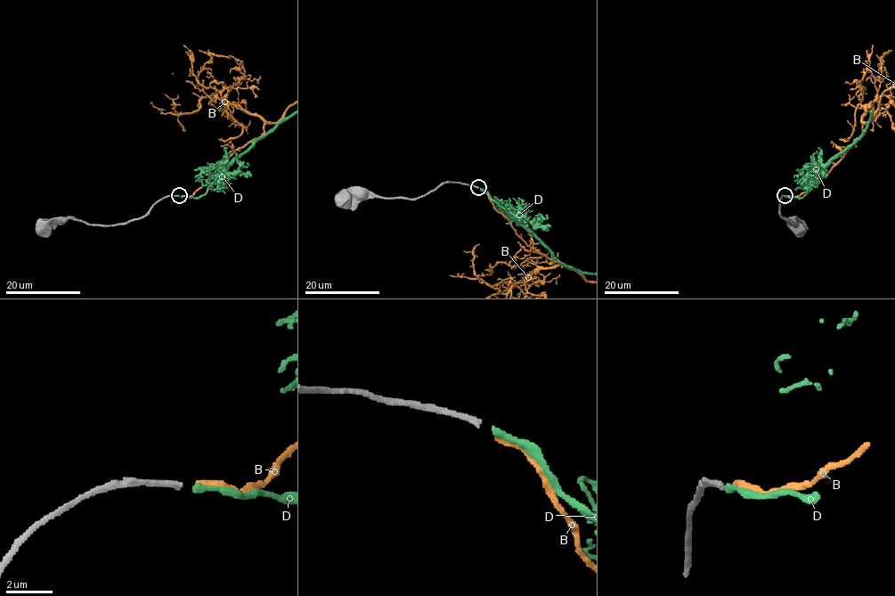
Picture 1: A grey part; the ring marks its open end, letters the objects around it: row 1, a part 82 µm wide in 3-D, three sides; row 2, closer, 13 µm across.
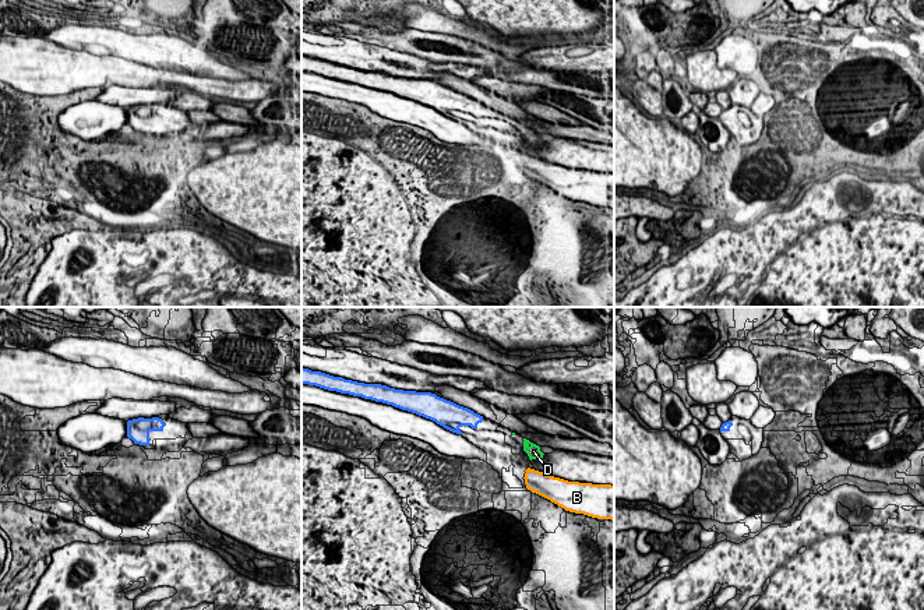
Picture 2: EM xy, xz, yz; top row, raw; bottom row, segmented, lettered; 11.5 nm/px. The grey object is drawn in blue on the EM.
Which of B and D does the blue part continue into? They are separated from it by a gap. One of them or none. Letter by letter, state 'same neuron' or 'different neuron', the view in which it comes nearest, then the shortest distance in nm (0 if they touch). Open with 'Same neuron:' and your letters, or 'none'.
Same neuron: D
B: different neuron; nearest in xz; 750 nm apart
D: same neuron; nearest in xz; 380 nm apart

